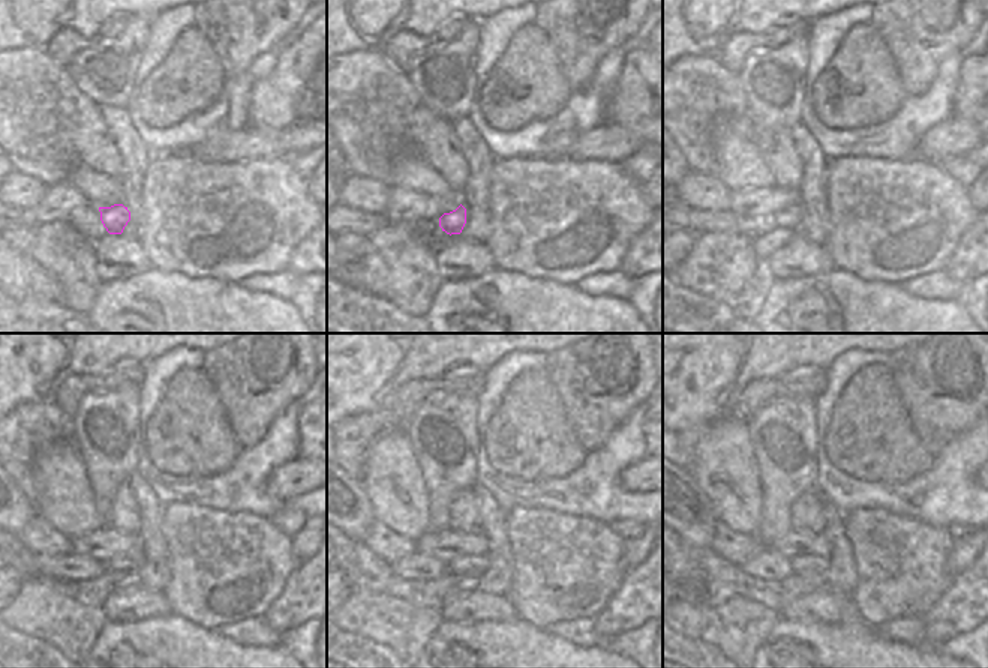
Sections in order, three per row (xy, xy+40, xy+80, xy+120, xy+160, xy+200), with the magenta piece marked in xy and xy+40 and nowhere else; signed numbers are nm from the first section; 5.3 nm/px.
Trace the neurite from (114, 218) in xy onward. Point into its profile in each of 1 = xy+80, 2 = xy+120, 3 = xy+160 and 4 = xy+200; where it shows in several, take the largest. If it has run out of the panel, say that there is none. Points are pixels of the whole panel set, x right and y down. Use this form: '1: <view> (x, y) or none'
1: xy+80 (790, 218)
2: xy+120 (132, 560)
3: xy+160 (464, 563)
4: xy+200 (799, 563)

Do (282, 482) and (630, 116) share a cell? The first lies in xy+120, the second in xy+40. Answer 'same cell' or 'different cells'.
different cells

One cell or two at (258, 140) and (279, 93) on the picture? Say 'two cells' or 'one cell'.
two cells

